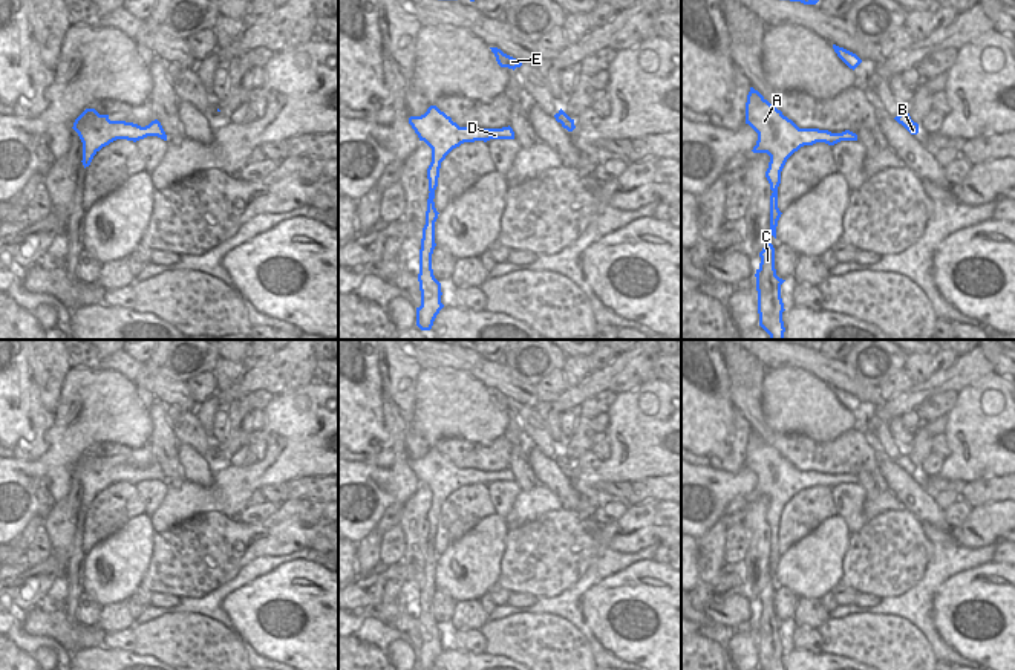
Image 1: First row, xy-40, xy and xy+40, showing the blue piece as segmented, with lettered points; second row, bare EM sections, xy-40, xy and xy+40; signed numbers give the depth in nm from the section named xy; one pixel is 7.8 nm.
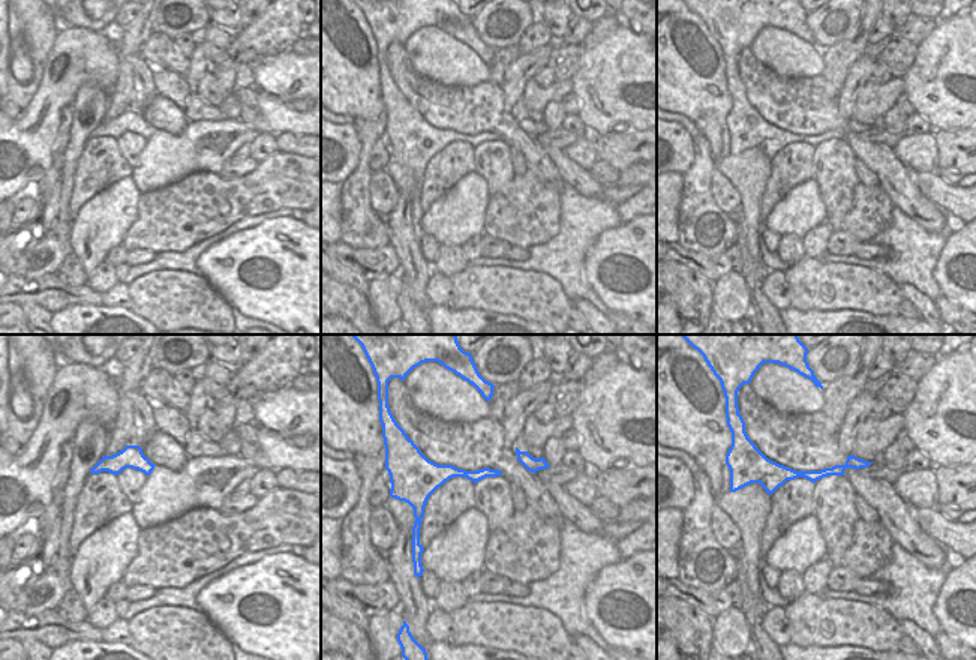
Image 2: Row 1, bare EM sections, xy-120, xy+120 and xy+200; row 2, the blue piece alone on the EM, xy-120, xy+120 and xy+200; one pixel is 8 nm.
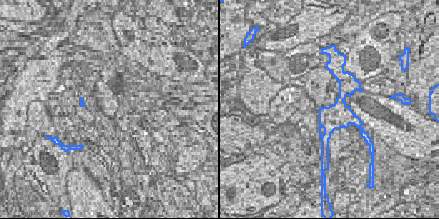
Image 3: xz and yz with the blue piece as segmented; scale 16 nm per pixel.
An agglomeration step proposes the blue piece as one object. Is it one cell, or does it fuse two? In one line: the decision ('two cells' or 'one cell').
two cells

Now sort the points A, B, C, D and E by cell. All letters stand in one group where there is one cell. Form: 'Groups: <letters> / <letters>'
Groups: A B D E / C.

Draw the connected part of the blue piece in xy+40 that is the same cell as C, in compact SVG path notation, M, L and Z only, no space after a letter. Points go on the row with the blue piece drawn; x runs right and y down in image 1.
M767 242L759 252L761 263L756 269L758 314L759 326L770 335L770 340L784 340L781 285L785 281L776 275L775 248Z

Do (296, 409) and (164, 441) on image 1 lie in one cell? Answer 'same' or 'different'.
different

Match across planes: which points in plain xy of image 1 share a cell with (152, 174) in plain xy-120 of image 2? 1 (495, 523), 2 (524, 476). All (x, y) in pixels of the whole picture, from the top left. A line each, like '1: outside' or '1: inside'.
1: outside
2: outside

